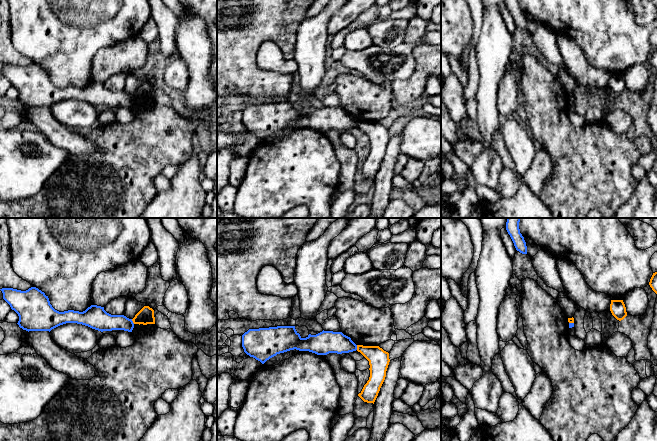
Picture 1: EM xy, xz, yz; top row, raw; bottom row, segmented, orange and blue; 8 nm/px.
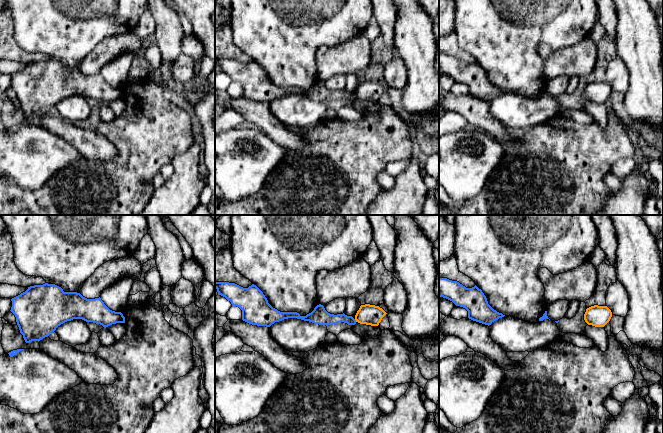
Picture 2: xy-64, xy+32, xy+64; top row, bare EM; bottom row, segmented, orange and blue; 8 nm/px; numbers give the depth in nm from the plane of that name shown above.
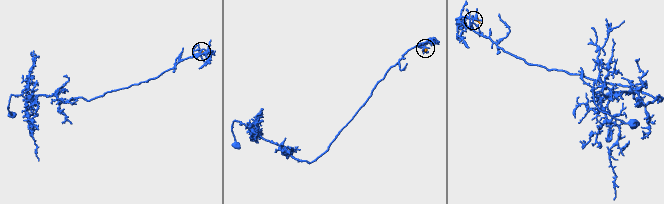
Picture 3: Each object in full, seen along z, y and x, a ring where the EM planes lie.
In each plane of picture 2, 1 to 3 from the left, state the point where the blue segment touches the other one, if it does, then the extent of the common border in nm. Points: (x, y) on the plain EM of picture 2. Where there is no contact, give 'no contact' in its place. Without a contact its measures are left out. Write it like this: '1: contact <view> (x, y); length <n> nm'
1: no contact
2: contact xy+32 (355, 95); length 30 nm
3: no contact

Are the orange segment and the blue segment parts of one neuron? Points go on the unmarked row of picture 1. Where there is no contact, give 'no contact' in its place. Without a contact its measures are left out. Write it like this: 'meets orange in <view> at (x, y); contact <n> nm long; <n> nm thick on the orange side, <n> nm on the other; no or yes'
meets orange in xy at (132, 96); contact 50 nm long; 130 nm thick on the orange side, 160 nm on the other; no

